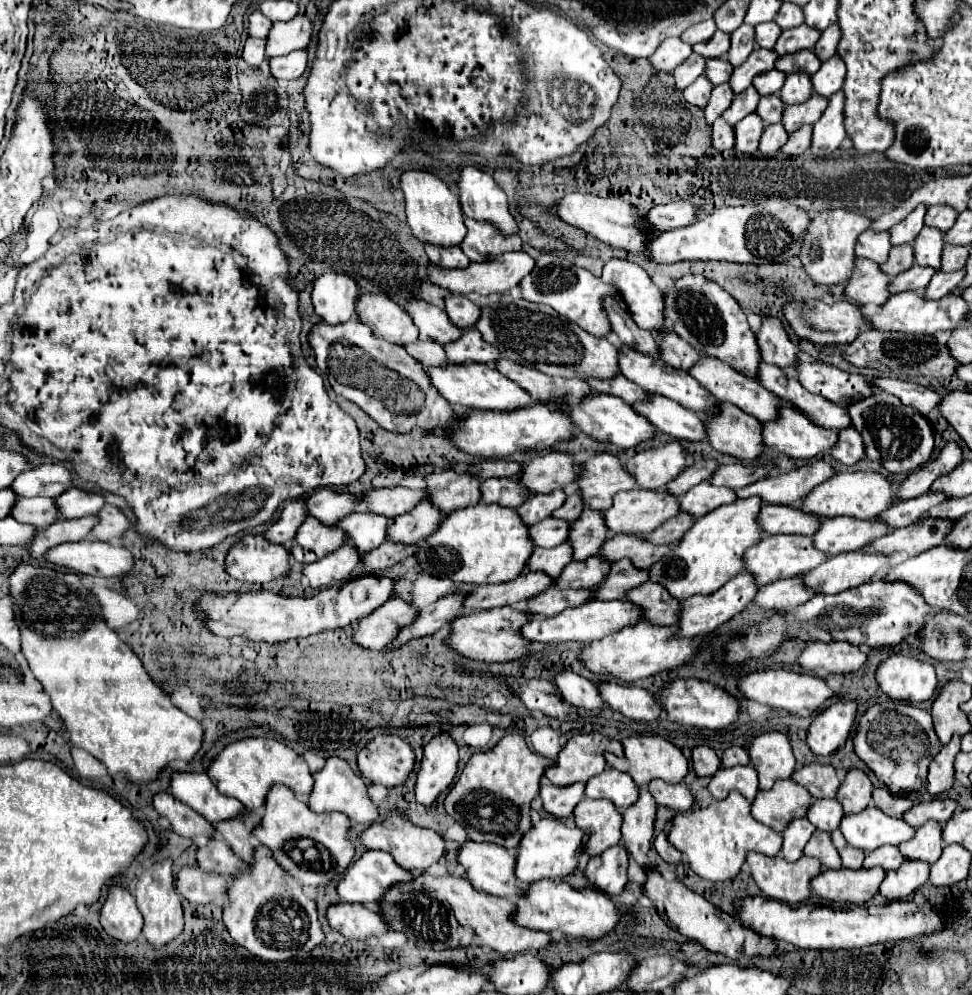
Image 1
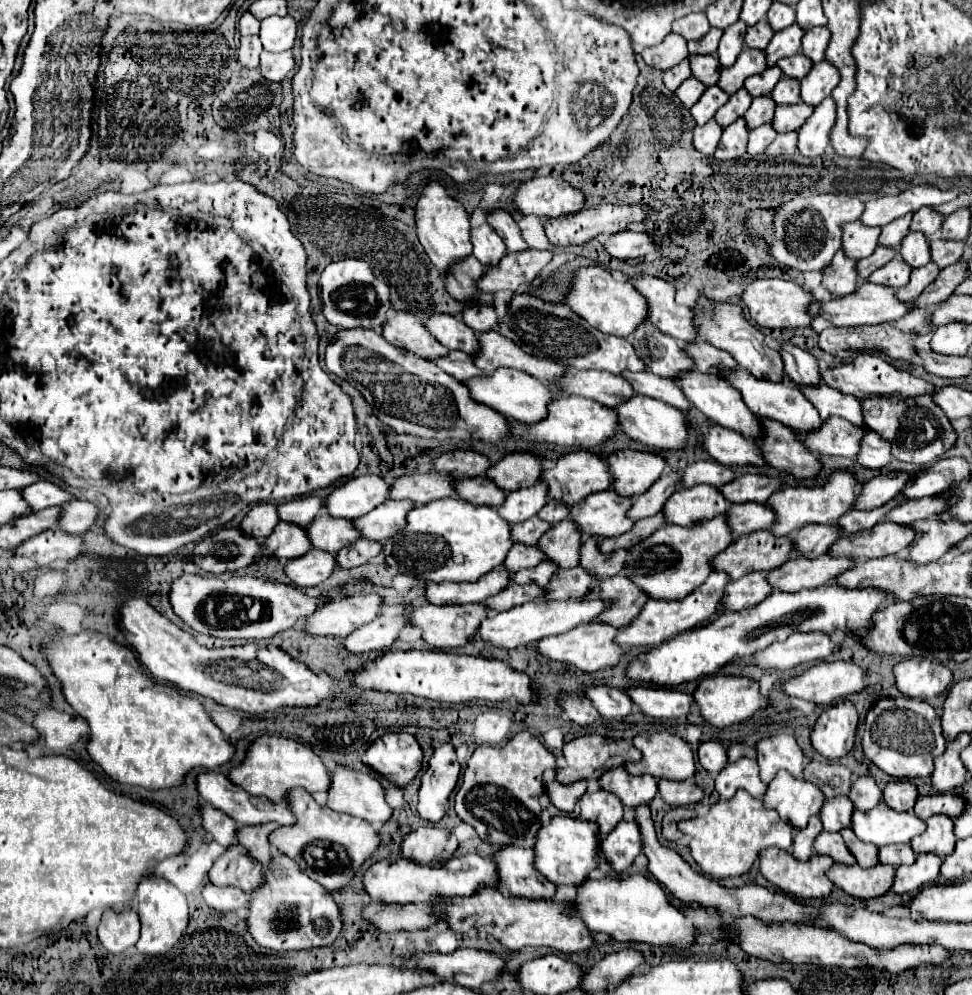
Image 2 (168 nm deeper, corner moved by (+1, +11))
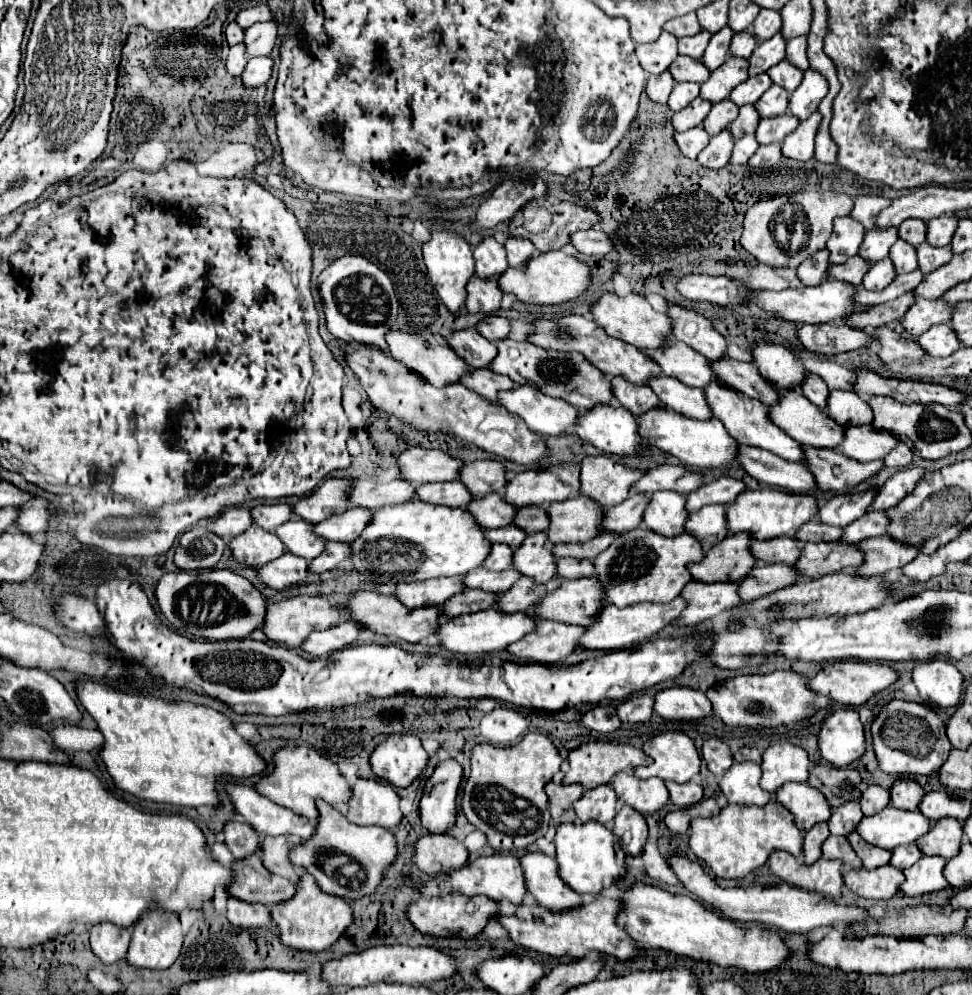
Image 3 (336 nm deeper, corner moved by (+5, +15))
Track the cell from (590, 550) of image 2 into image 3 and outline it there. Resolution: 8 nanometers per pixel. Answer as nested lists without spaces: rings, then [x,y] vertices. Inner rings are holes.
[[[560,558],[558,560],[558,576],[562,578],[584,578],[594,576],[594,562],[586,558]]]

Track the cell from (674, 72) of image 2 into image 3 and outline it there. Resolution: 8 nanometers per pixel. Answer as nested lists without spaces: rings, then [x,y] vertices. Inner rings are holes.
[[[670,70],[658,74],[658,76],[650,76],[648,84],[646,84],[646,94],[650,96],[650,100],[654,102],[666,102],[670,92],[674,88],[674,78],[670,74]]]

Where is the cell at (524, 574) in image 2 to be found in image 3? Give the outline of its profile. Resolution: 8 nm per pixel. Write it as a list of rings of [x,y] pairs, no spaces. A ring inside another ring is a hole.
[[[484,566],[476,568],[474,572],[468,572],[464,576],[468,588],[482,588],[486,592],[506,592],[506,588],[512,588],[516,580],[520,580],[522,574],[514,568],[502,570],[502,572],[492,572],[486,570]]]

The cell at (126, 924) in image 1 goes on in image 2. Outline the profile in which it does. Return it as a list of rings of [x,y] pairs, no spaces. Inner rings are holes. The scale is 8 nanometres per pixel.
[[[132,908],[122,914],[106,910],[98,926],[98,940],[110,954],[122,954],[126,948],[138,942],[138,932],[140,924]]]

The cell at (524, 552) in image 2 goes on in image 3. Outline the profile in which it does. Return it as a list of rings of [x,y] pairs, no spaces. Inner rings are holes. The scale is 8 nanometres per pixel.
[[[492,544],[490,556],[484,560],[484,568],[490,570],[508,570],[512,568],[512,548],[508,544]]]

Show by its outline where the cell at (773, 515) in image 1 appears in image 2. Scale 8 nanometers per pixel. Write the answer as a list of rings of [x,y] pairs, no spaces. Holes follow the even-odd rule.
[[[746,502],[746,504],[730,504],[724,512],[726,520],[730,520],[730,530],[734,536],[744,536],[756,530],[766,530],[774,522],[774,512],[766,504]]]

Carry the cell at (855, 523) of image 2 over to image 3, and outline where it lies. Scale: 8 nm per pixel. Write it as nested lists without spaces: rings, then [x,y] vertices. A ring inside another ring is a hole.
[[[814,518],[808,524],[804,524],[794,536],[798,536],[798,540],[804,540],[804,542],[834,542],[838,540],[838,536],[842,536],[842,532],[844,528],[830,526]]]

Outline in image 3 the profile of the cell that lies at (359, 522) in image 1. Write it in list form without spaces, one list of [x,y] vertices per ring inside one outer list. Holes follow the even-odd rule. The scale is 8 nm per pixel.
[[[294,518],[282,524],[282,528],[278,528],[276,534],[286,544],[286,552],[294,552],[296,556],[302,556],[306,560],[320,556],[326,550],[326,542],[328,542],[326,538],[314,532],[314,524],[302,518]]]

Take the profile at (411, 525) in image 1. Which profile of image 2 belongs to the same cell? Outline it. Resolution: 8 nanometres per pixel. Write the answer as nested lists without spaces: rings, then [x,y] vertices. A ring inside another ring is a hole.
[[[386,500],[366,516],[356,518],[352,524],[358,530],[360,538],[384,542],[406,526],[406,514],[412,508],[414,504],[410,500]]]

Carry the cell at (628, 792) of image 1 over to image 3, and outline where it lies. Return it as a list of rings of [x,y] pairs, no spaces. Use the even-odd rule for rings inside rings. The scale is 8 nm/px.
[[[622,770],[622,772],[618,772],[618,776],[614,776],[612,788],[614,788],[620,804],[626,804],[642,814],[656,812],[668,802],[666,786],[658,778],[640,780],[632,772]]]

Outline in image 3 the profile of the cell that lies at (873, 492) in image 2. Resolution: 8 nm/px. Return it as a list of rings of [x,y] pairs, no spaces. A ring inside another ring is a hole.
[[[868,490],[868,492],[860,492],[860,494],[852,494],[852,492],[844,492],[844,494],[834,494],[818,512],[818,518],[824,524],[834,524],[834,526],[848,526],[850,522],[858,520],[860,516],[864,516],[870,508],[870,504],[874,502],[876,490]]]

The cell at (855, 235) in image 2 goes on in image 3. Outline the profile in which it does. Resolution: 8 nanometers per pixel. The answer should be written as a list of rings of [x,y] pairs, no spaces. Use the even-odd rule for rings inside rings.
[[[850,216],[836,218],[834,232],[826,244],[826,248],[830,250],[830,262],[842,264],[848,258],[852,258],[854,254],[858,254],[864,234],[866,234],[866,230],[858,220],[850,218]]]

